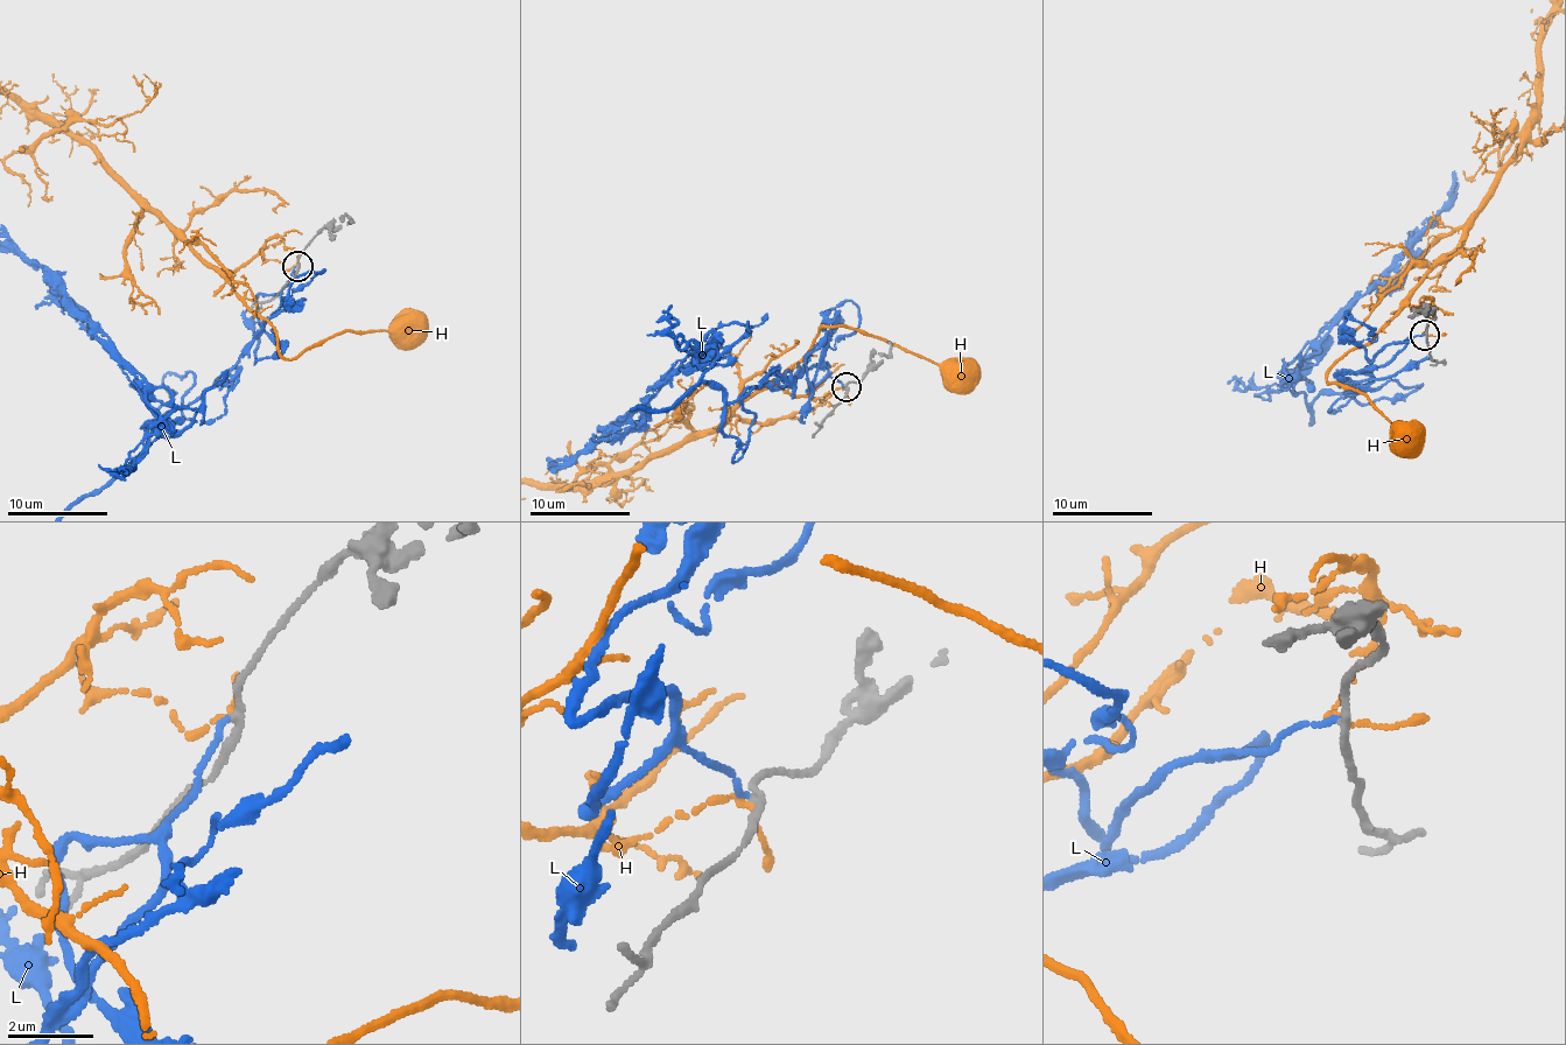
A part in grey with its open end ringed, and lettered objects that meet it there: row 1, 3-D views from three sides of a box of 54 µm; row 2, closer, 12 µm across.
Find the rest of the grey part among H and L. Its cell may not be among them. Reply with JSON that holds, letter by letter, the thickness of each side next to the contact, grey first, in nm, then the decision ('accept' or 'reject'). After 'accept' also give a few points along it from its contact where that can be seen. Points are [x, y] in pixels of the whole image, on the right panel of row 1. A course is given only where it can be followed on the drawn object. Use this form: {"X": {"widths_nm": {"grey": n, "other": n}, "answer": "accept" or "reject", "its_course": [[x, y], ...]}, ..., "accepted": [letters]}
{"H": {"widths_nm": {"grey": 150, "other": 100}, "answer": "reject"}, "L": {"widths_nm": {"grey": 150, "other": 110}, "answer": "accept"}, "accepted": ["L"]}

